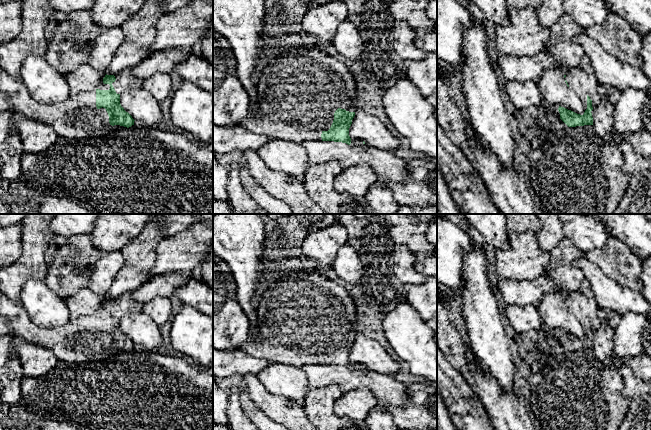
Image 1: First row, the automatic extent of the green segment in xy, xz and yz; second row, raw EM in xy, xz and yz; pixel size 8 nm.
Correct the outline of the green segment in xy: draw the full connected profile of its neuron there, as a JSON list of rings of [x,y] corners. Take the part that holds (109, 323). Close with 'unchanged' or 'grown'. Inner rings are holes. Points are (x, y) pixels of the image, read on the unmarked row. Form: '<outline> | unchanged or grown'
[[[0,292],[0,316],[10,319],[10,324],[15,334],[28,342],[41,344],[49,348],[59,361],[75,362],[80,356],[90,356],[105,353],[105,340],[99,337],[100,332],[105,332],[110,349],[120,349],[131,351],[134,349],[132,340],[124,334],[120,328],[120,318],[143,311],[143,304],[132,298],[131,292],[124,293],[115,299],[105,299],[104,308],[109,308],[109,314],[94,313],[92,315],[82,316],[76,319],[69,319],[62,326],[54,328],[42,328],[35,325],[27,315],[26,310],[20,304],[16,304]]] | grown

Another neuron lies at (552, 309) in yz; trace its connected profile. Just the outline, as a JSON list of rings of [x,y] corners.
[[[545,293],[536,306],[548,328],[564,331],[580,339],[584,338],[585,327],[567,310],[559,293]]]

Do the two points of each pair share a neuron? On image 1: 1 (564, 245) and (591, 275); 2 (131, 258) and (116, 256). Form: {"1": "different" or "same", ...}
{"1": "different", "2": "different"}

